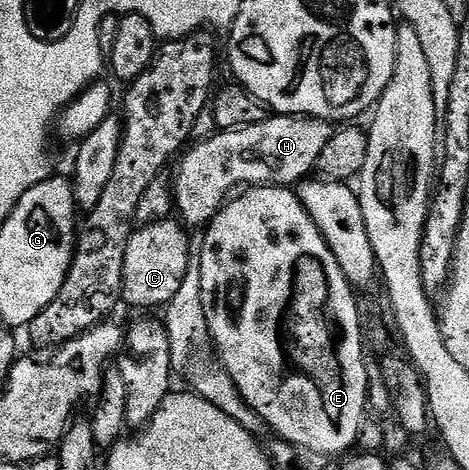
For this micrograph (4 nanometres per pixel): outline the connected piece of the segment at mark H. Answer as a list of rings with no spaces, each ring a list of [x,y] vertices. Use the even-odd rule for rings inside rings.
[[[272,114],[254,126],[233,132],[217,131],[193,143],[179,157],[180,169],[174,172],[174,208],[178,214],[180,211],[179,219],[189,229],[203,229],[220,213],[229,197],[245,186],[299,185],[317,171],[316,163],[333,131],[329,121],[313,116]]]

